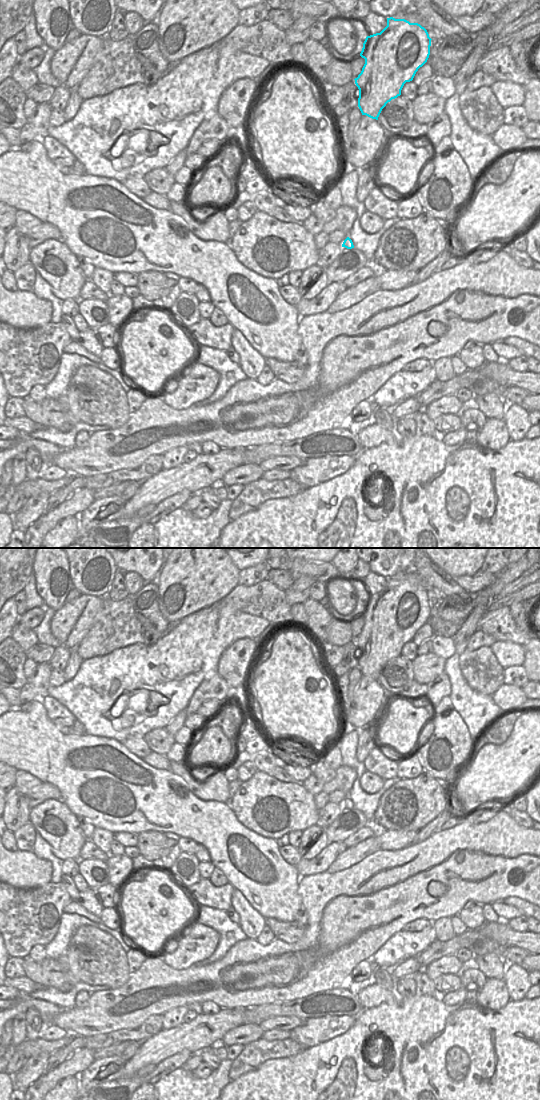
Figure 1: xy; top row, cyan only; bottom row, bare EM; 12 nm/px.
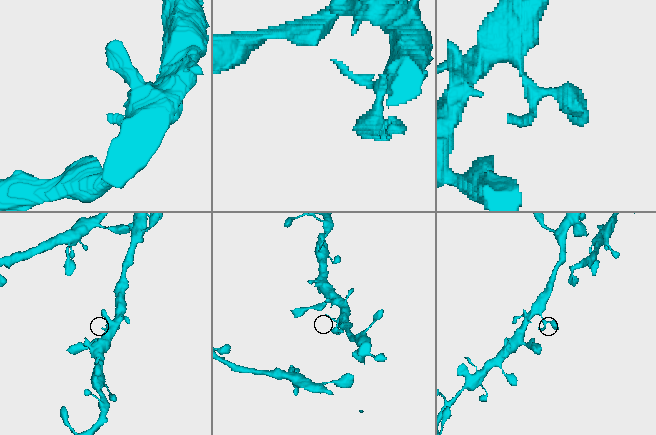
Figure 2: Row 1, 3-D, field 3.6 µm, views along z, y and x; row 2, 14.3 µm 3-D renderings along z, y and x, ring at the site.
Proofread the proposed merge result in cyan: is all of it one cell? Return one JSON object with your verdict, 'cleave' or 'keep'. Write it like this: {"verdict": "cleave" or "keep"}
{"verdict": "keep"}

